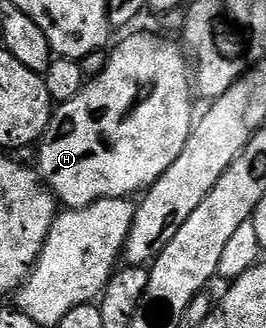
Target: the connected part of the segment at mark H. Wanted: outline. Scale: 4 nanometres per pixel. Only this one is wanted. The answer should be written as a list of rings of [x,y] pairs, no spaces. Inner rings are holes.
[[[136,32],[133,36],[126,37],[116,49],[114,49],[115,47],[111,49],[108,64],[100,71],[100,75],[89,79],[79,94],[59,105],[53,111],[52,121],[48,124],[48,129],[44,131],[44,135],[38,144],[38,149],[40,148],[38,171],[44,183],[51,188],[57,201],[65,209],[88,208],[94,201],[101,198],[135,197],[135,192],[140,194],[149,189],[154,182],[158,182],[158,178],[162,174],[166,174],[166,170],[170,170],[170,166],[174,166],[174,162],[178,162],[178,154],[182,154],[194,125],[194,115],[192,116],[194,80],[190,75],[189,57],[186,55],[185,49],[179,43],[177,44],[172,40],[163,40],[160,36],[151,36],[148,32]]]

